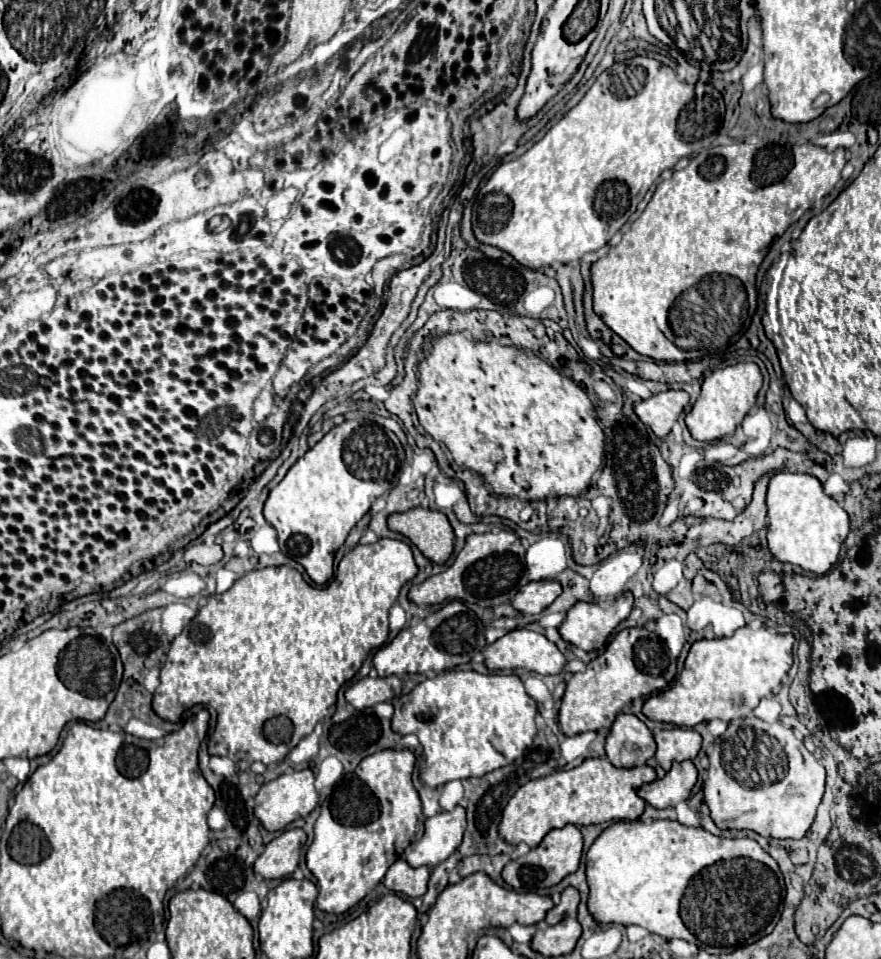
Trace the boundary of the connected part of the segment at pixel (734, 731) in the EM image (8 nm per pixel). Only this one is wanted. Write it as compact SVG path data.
M756 716L732 720L728 730L718 740L714 740L714 744L708 752L708 758L710 758L710 766L708 766L708 776L704 780L704 802L710 808L710 816L720 830L754 830L760 836L770 836L770 838L802 838L808 832L808 828L814 822L816 808L818 808L818 804L822 800L822 792L824 792L824 766L804 748L802 740L792 732L792 728L784 728L780 722L776 722L776 724L762 722Z

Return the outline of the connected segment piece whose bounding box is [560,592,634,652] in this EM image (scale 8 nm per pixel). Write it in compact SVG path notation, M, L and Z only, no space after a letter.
M624 592L608 606L578 602L578 606L572 606L568 610L566 620L560 626L560 636L572 646L586 652L602 650L614 628L628 618L632 604L632 592Z

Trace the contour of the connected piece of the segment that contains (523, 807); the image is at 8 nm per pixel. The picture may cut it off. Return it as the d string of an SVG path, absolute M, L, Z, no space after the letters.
M588 758L572 770L558 770L522 786L502 812L500 836L510 844L526 842L530 848L536 848L550 830L566 824L586 826L610 820L636 820L646 808L646 802L638 796L638 788L654 780L656 770L652 766L616 768L608 758Z

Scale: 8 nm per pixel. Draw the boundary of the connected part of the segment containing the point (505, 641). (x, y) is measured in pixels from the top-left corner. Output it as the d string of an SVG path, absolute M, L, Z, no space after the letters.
M518 628L518 630L512 630L512 632L504 634L494 644L486 646L486 650L484 650L484 664L490 670L524 668L524 670L538 672L538 674L560 674L564 670L564 666L566 666L566 658L556 648L556 644L550 642L546 636L542 636L538 632L532 632L532 630L526 630L526 628Z

